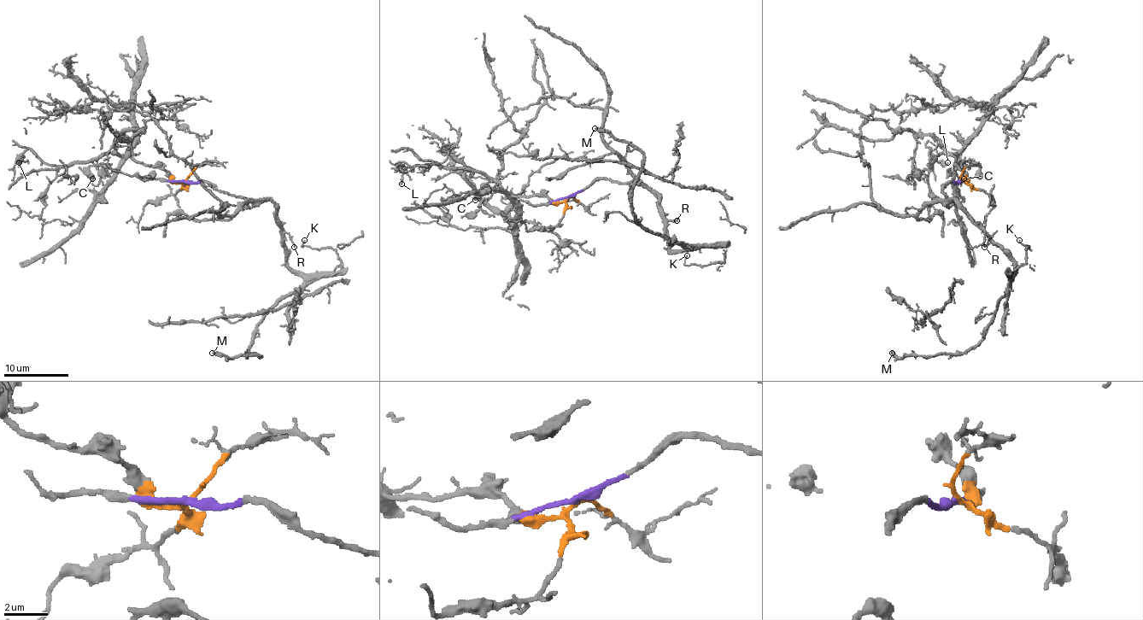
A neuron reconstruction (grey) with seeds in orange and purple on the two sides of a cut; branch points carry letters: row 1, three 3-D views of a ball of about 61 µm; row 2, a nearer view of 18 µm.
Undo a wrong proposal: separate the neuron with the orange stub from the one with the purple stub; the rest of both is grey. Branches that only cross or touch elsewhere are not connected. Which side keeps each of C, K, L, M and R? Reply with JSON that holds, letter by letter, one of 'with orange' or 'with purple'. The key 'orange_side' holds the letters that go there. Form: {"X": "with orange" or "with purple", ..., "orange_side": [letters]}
{"C": "with orange", "K": "with purple", "L": "with orange", "M": "with purple", "R": "with purple", "orange_side": ["C", "L"]}

